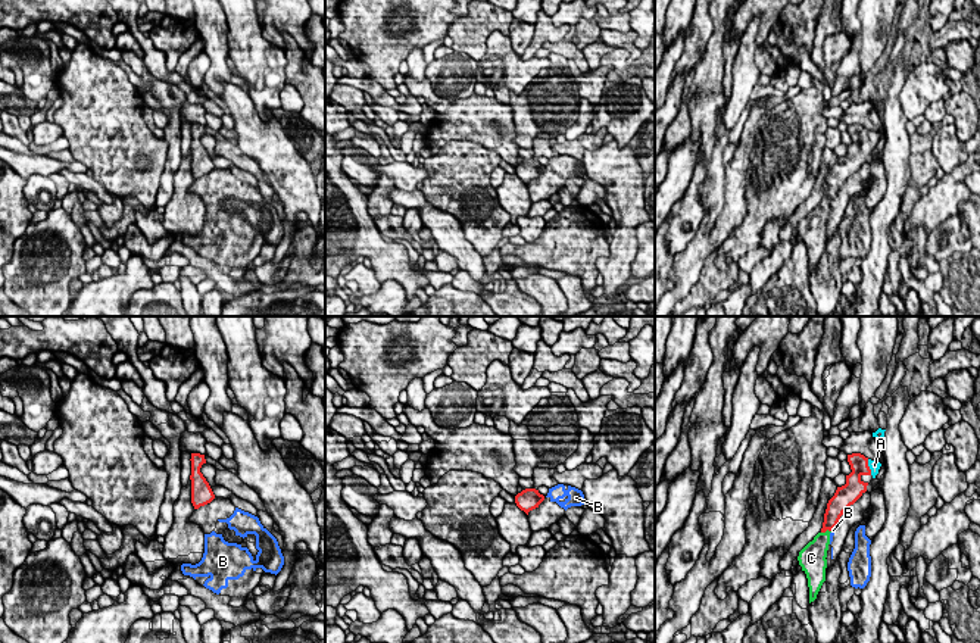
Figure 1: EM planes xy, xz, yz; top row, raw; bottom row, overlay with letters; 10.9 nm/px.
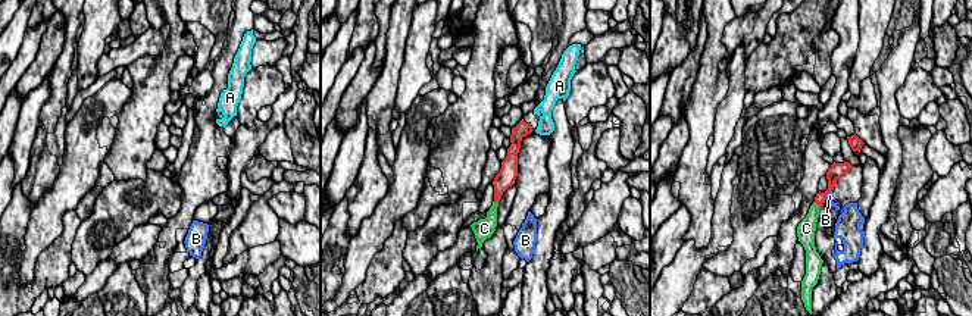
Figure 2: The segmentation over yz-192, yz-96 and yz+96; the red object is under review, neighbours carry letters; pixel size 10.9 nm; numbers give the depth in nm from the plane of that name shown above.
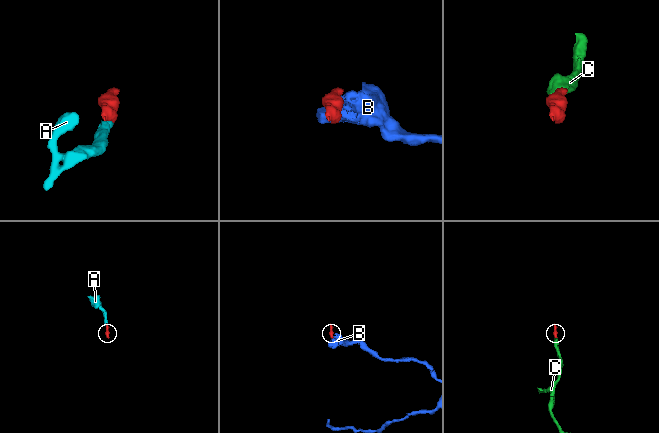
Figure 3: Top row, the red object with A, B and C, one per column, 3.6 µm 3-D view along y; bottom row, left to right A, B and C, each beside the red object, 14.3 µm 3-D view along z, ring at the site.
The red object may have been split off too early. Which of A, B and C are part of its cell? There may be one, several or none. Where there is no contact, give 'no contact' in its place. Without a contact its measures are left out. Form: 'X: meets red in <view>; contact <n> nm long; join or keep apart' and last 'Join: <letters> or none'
A: meets red in yz; contact 180 nm long; join
B: meets red in yz; contact 70 nm long; keep apart
C: meets red in yz; contact 120 nm long; join
Join: A, C

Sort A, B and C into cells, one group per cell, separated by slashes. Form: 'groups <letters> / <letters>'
groups A C / B

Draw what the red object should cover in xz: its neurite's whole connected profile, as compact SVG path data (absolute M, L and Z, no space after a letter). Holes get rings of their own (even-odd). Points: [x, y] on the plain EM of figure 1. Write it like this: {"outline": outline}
{"outline": "M525 159L515 166L516 177L524 181L527 185L530 181L539 178L539 175L544 171L544 166L539 163L536 159Z"}

